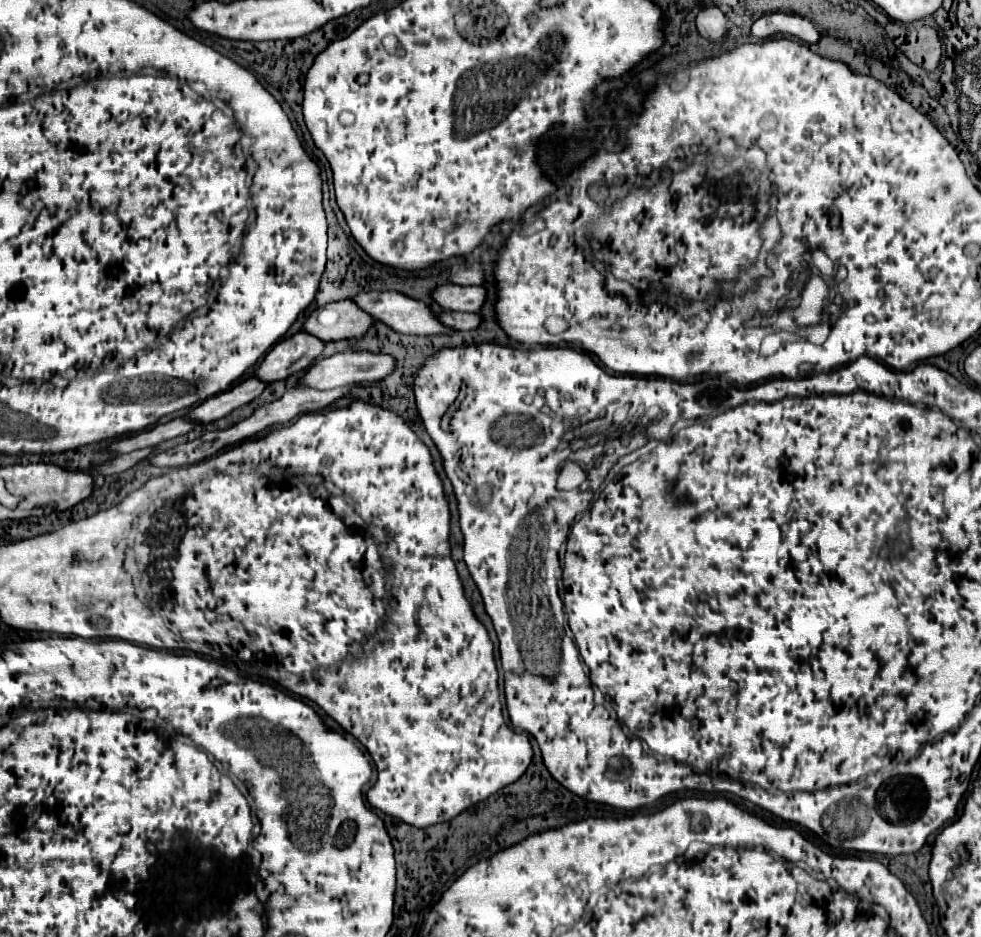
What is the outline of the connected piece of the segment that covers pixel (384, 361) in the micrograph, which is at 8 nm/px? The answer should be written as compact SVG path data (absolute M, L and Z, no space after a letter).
M345 351L311 365L303 385L315 389L335 389L359 381L381 381L397 367L397 359L387 353Z

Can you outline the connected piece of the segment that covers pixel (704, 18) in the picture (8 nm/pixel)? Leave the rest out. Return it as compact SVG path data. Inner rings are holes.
M707 7L697 15L697 29L709 41L721 41L727 35L727 19L717 7Z

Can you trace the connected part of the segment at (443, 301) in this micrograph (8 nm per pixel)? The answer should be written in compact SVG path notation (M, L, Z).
M443 285L433 291L433 299L447 311L469 311L479 313L485 299L485 287L461 287L461 285Z

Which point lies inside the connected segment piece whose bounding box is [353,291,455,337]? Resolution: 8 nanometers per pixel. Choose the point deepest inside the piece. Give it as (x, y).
(405, 315)

